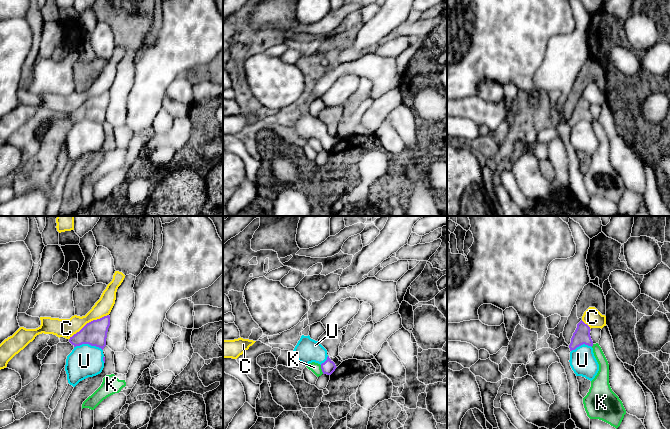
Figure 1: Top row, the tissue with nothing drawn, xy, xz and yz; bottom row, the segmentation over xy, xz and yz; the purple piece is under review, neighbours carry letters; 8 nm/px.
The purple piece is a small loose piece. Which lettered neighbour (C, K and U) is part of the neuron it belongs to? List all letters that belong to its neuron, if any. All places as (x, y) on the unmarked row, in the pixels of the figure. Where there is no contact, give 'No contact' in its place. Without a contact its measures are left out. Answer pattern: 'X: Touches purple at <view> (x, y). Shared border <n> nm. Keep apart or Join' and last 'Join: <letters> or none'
C: Touches purple at xy (89, 98). Shared border 380 nm. Keep apart
K: Touches purple at xz (321, 144). Shared border 80 nm. Keep apart
U: Touches purple at xy (88, 119). Shared border 240 nm. Join
Join: U

